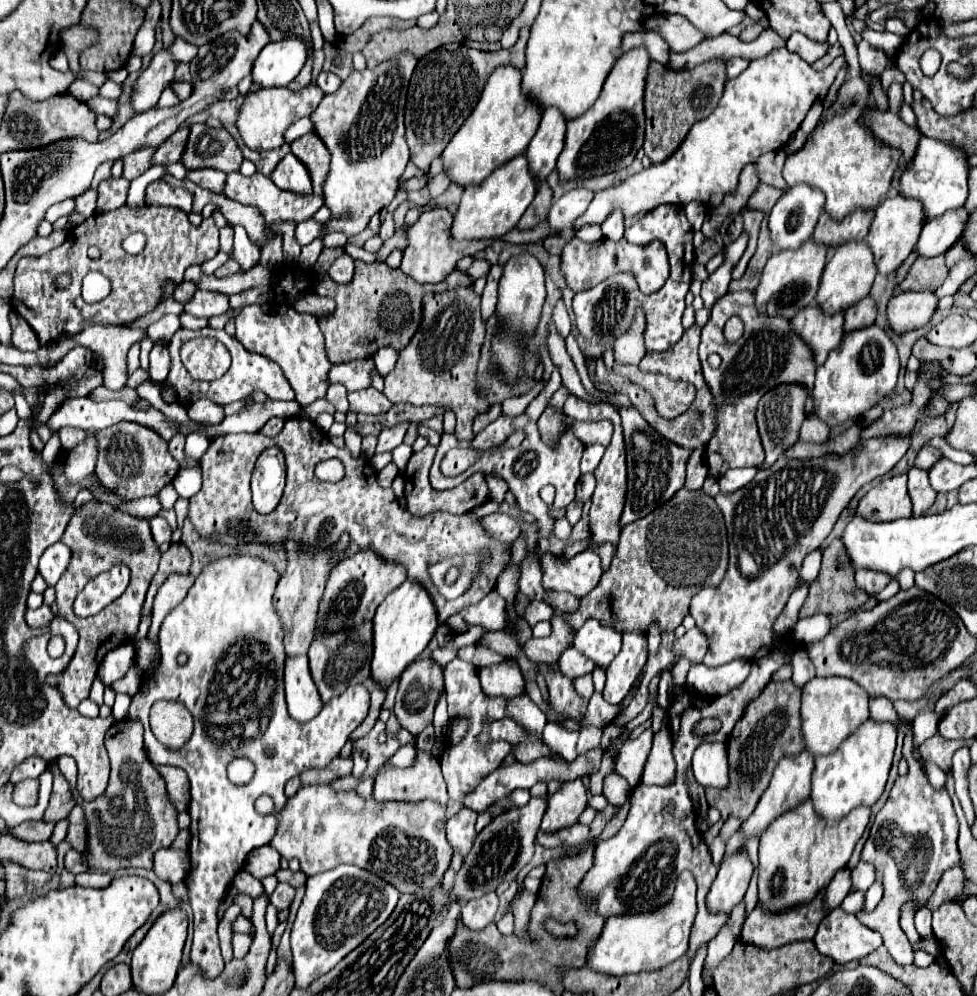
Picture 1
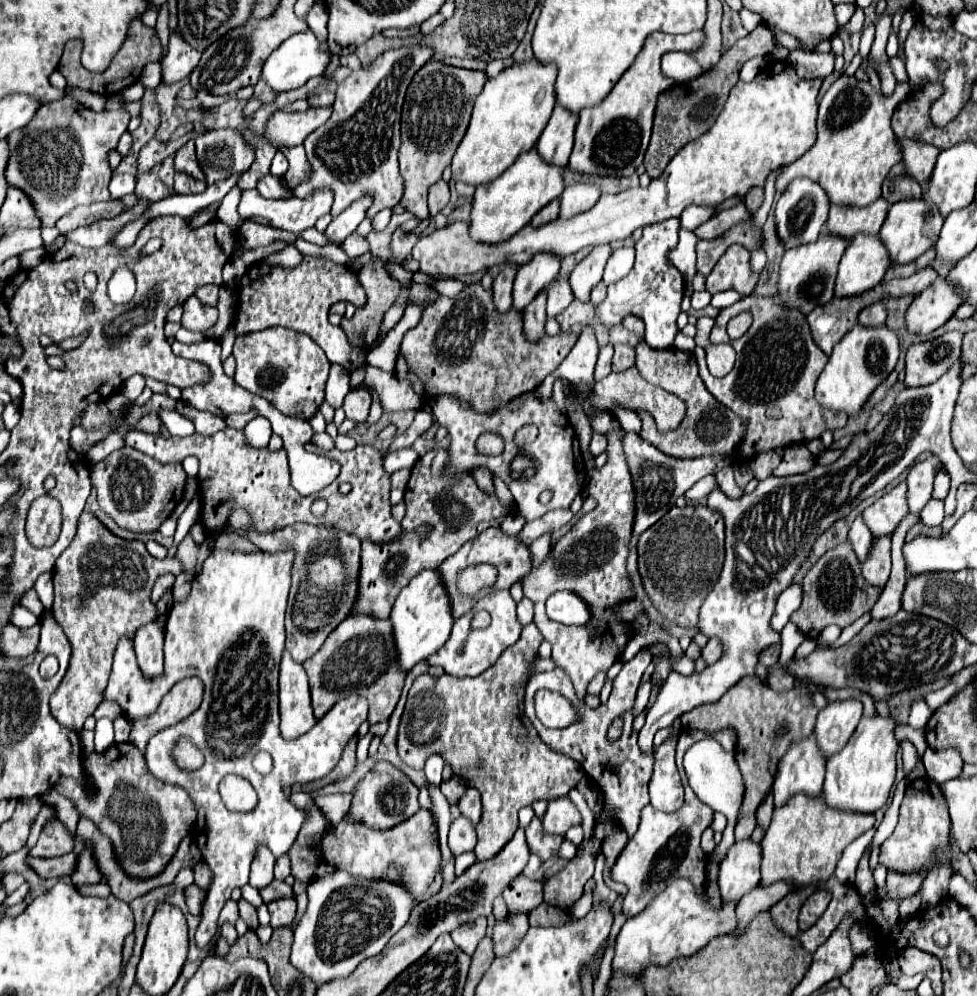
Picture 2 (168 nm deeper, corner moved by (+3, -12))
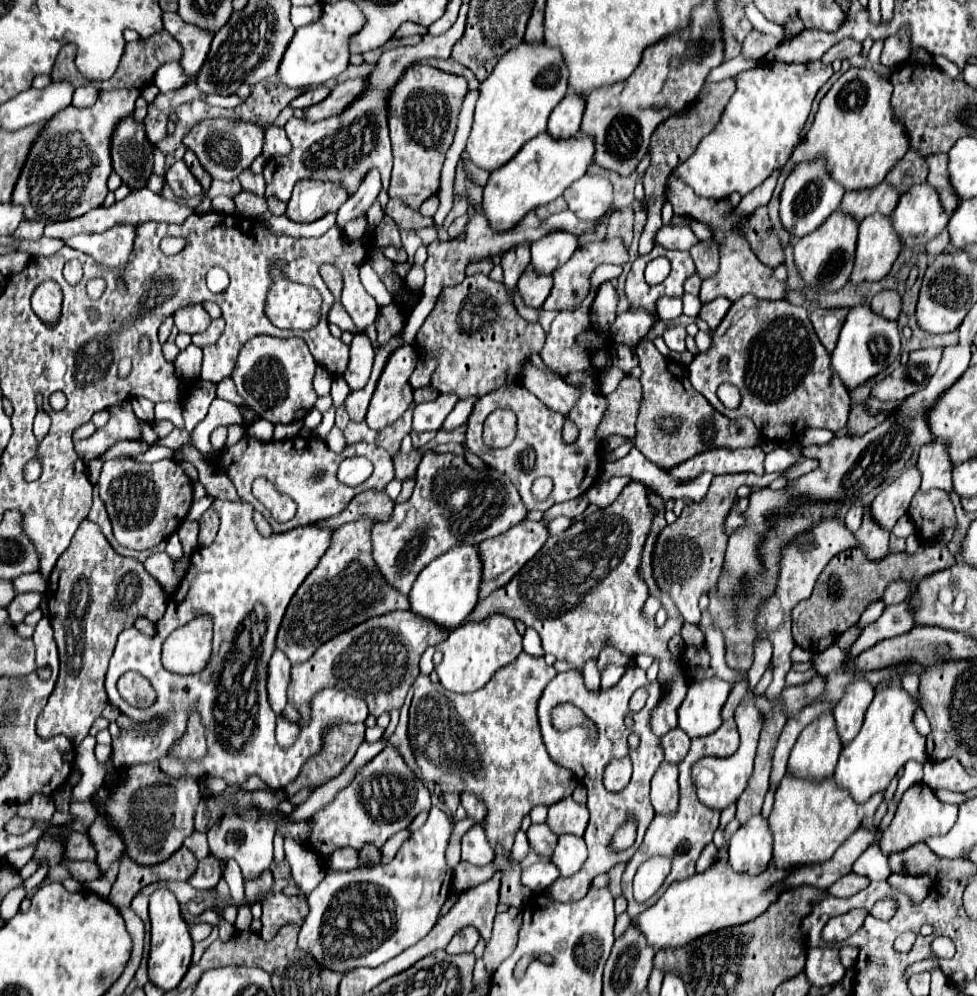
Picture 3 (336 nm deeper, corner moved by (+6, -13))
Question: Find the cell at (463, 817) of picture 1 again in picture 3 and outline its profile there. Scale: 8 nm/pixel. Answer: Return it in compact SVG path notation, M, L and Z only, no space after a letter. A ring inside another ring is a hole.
M473 825L465 835L463 835L463 845L461 845L461 857L473 865L485 865L495 857L495 851L487 843L487 837L481 829L481 825Z

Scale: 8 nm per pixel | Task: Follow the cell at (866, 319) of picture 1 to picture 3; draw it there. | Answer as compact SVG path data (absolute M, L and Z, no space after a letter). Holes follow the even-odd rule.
M881 291L871 301L871 311L885 319L897 319L899 309L901 309L901 297L895 291Z

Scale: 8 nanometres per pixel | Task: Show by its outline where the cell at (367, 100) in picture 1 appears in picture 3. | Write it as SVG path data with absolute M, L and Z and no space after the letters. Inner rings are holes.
M467 3L461 5L459 17L453 23L449 31L443 35L425 35L417 45L407 45L407 47L397 47L391 51L385 51L379 61L375 63L373 71L367 75L367 87L365 91L347 105L337 115L331 115L319 123L309 123L297 117L291 117L285 125L287 137L293 143L293 151L289 157L273 157L265 165L265 183L267 183L267 197L275 195L281 201L291 199L293 185L301 179L323 179L331 181L337 185L343 185L349 195L353 195L365 175L371 169L379 169L383 189L389 187L389 175L391 175L391 139L389 139L389 123L387 123L387 103L393 87L399 83L407 67L411 67L417 61L437 57L437 59L447 59L451 53L451 47L455 41L463 35L465 29L465 17L467 17Z

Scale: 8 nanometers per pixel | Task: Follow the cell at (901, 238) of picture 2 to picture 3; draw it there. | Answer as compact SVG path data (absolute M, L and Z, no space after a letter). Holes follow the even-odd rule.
M927 183L915 185L907 193L903 193L895 211L891 213L893 229L897 231L897 235L901 239L901 245L905 249L917 249L921 245L927 245L929 241L933 241L947 227L947 221L949 221L949 215L945 213L943 205L939 205L937 193L933 189L929 189Z

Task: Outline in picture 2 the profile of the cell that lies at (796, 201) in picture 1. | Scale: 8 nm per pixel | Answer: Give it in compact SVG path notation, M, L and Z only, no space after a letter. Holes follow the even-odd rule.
M796 178L794 182L790 182L776 204L776 230L784 246L792 248L798 244L810 244L818 240L818 234L826 224L828 210L830 210L830 198L816 182L806 178Z

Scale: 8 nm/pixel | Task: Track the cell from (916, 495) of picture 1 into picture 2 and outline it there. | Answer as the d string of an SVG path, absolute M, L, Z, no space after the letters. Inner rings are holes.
M928 456L920 462L916 462L908 472L908 506L910 512L920 512L932 494L932 482L934 476L942 470L942 462L938 456Z

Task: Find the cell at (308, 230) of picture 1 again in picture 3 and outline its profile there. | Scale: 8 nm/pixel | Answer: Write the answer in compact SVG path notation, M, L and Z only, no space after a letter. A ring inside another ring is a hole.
M371 171L367 173L367 177L363 179L363 185L359 187L359 191L355 195L351 195L343 205L341 209L337 211L337 227L339 229L345 229L345 225L361 215L365 215L369 211L369 207L377 201L377 195L381 191L381 179L379 179L379 173Z

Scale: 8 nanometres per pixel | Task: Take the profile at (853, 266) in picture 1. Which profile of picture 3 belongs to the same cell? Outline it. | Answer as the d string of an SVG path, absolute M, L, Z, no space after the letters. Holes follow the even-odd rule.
M867 217L867 221L859 225L855 265L847 283L859 285L863 281L881 281L889 273L899 251L899 237L891 229L891 219Z

